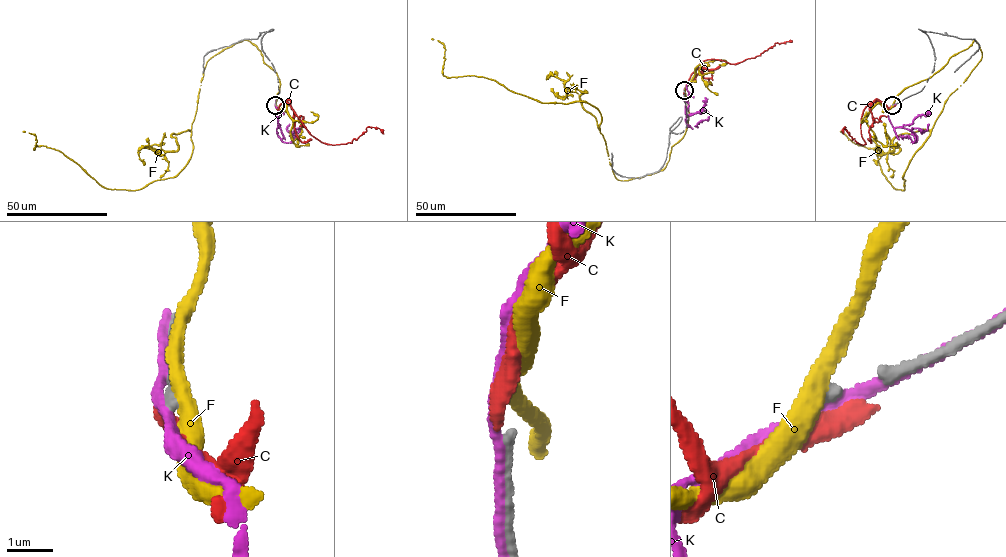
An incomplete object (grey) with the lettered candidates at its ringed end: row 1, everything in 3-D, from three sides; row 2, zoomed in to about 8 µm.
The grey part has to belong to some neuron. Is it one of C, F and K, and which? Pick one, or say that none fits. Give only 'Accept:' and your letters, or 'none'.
Accept: none

